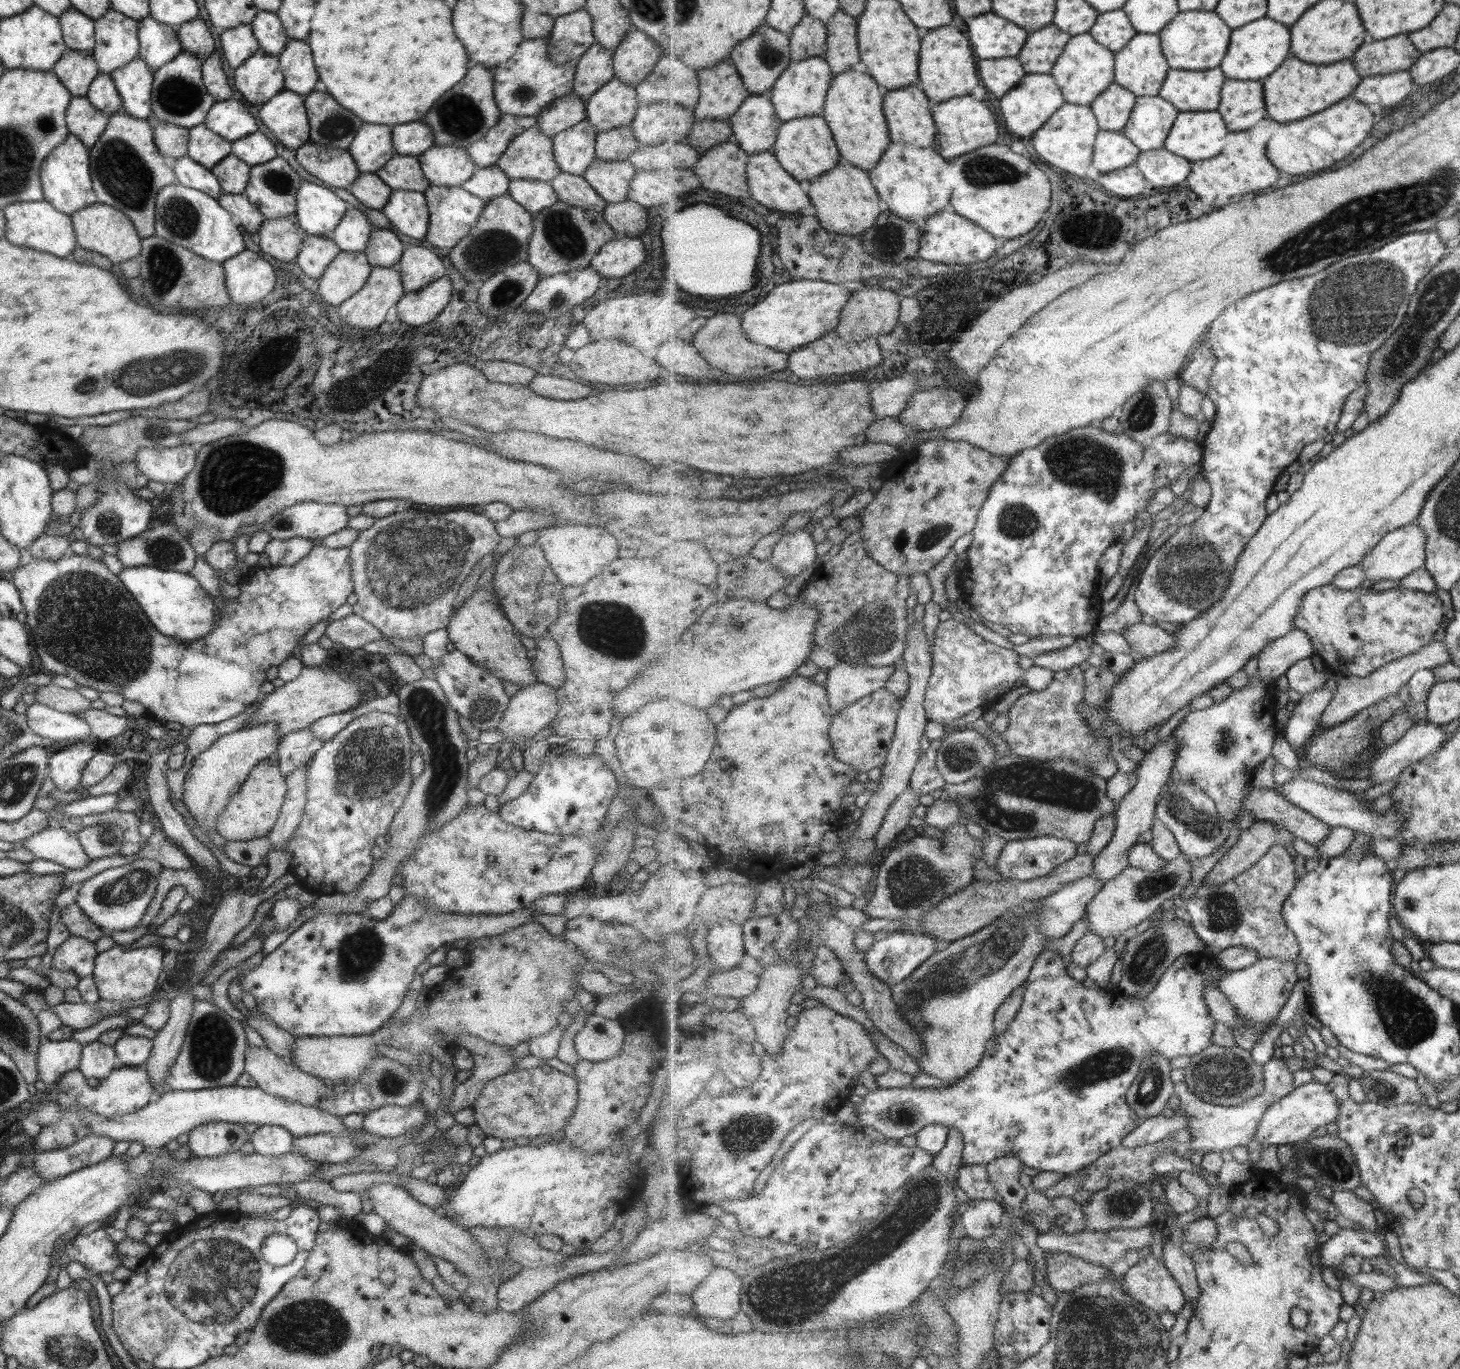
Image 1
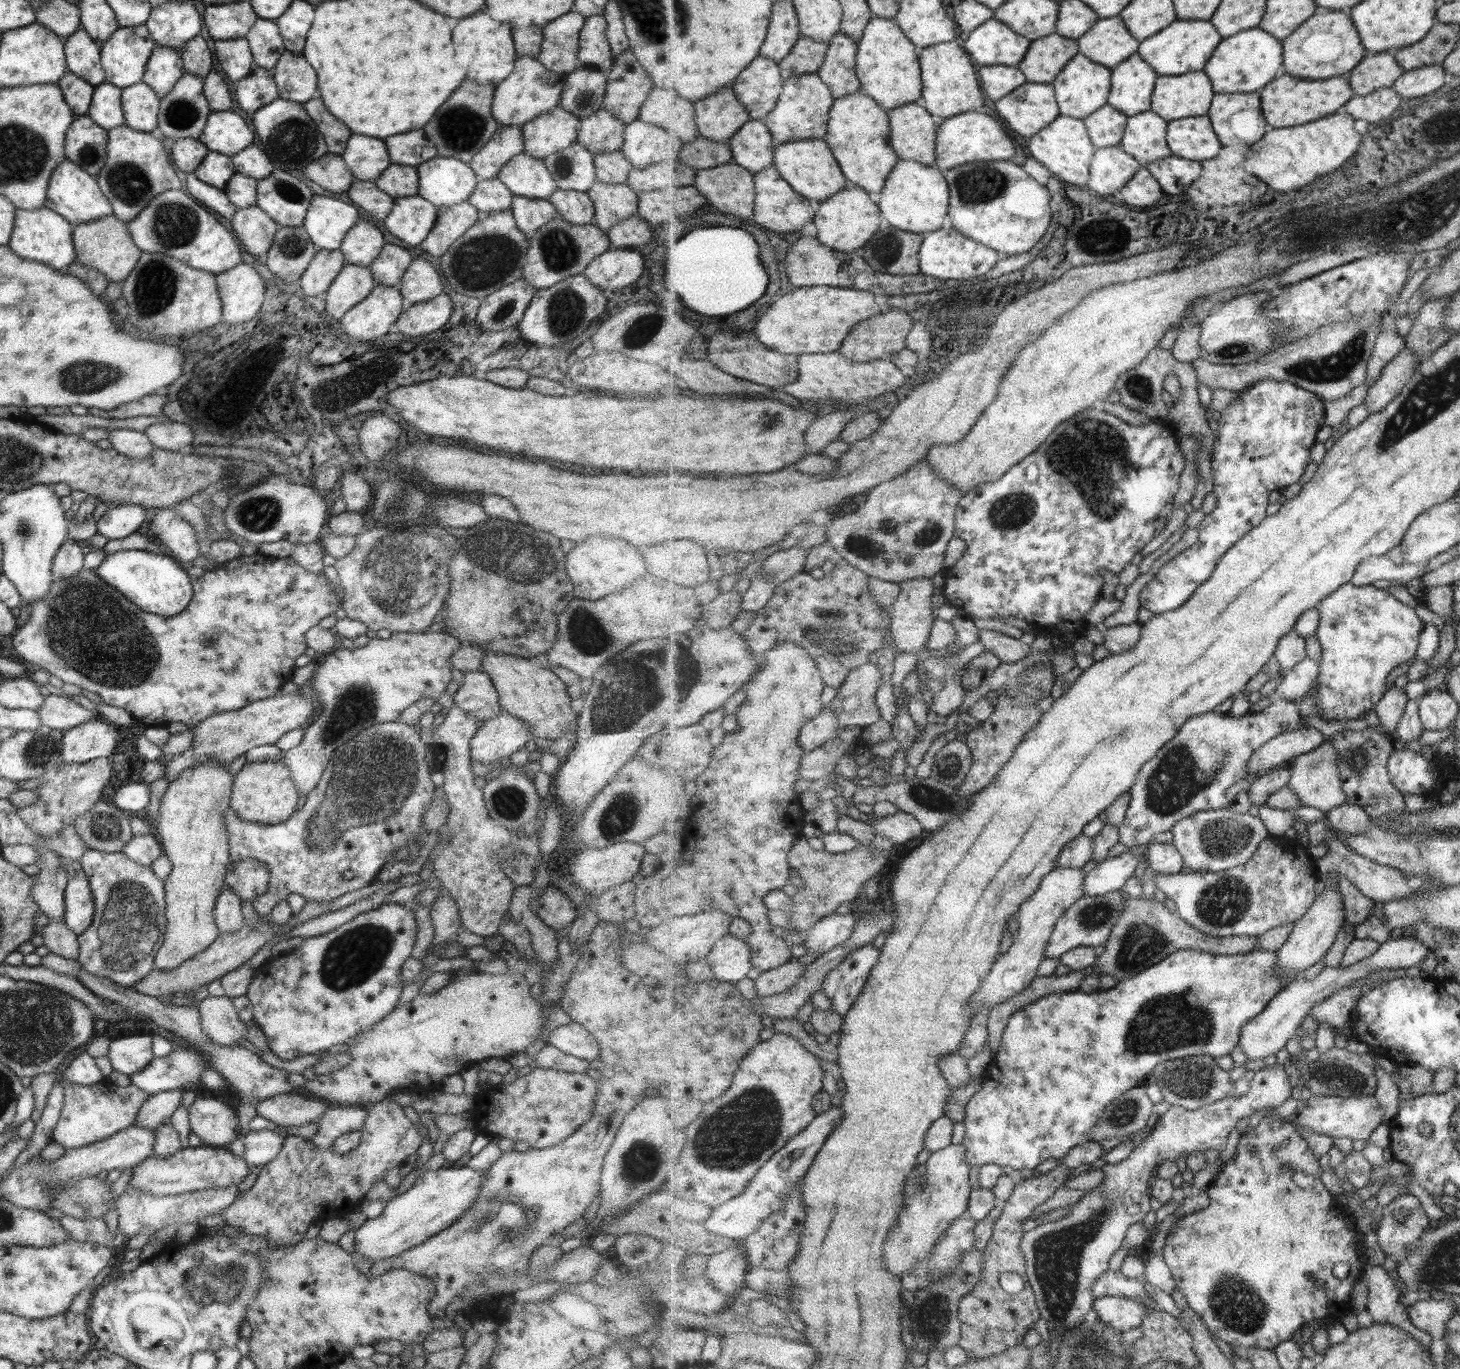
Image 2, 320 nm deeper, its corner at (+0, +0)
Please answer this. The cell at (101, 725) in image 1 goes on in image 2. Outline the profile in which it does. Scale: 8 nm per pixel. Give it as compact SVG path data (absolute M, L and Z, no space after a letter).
M58 694L45 695L36 713L42 726L61 732L97 717L95 713L71 701L67 696Z

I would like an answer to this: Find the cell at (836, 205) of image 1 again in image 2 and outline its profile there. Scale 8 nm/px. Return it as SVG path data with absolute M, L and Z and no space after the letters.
M850 184L837 195L819 204L819 210L813 220L816 228L816 237L829 248L837 251L855 252L867 244L873 235L881 230L881 209L878 203L869 198L871 194L859 185Z

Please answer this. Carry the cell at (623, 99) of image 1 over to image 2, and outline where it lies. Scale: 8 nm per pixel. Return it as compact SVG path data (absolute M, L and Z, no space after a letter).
M605 109L579 119L576 142L593 156L620 151L624 124Z

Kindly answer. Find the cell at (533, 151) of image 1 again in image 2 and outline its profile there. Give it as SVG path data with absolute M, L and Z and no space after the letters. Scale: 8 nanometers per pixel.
M523 153L506 162L496 176L515 196L548 200L557 189L541 160Z

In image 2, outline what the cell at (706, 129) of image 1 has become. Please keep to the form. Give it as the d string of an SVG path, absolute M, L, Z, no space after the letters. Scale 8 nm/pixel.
M702 135L682 148L680 160L697 171L727 164L734 160L729 142L717 142Z

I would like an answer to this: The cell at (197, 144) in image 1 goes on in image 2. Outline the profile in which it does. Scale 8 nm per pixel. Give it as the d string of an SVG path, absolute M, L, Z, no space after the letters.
M208 151L207 156L192 173L203 184L222 189L233 176L234 166L230 163L229 156Z

